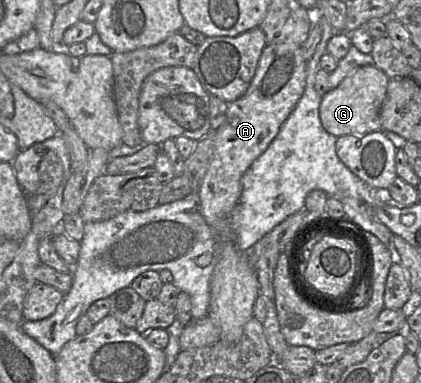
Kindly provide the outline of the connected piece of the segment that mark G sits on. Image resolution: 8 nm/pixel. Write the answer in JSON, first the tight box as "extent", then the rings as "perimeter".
{"extent":[319,65,389,135],"perimeter":[[[365,65],[350,72],[340,84],[321,98],[319,117],[330,134],[366,135],[381,130],[380,111],[386,96],[389,78],[375,65]]]}

